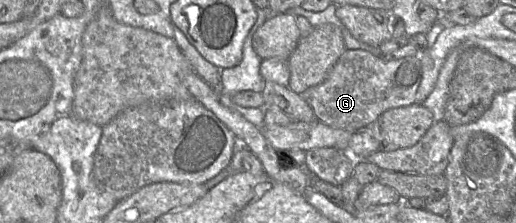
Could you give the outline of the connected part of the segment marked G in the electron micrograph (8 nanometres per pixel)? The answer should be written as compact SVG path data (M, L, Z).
M346 49L324 81L299 95L312 108L319 122L335 129L356 132L389 109L414 104L421 79L422 66L417 55L383 60L365 50Z

